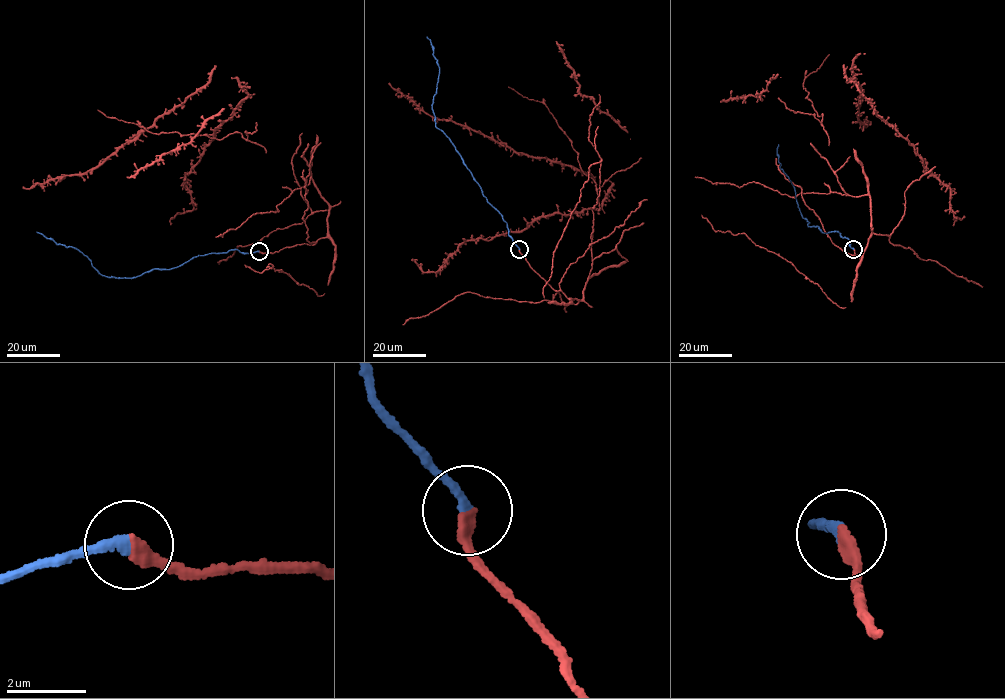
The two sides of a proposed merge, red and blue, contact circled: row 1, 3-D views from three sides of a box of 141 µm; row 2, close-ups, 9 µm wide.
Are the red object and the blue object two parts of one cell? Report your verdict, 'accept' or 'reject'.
accept

